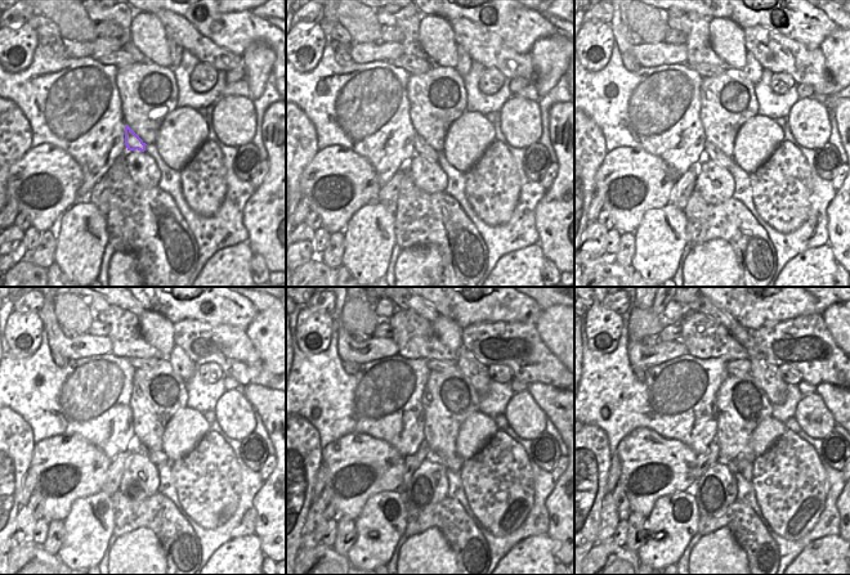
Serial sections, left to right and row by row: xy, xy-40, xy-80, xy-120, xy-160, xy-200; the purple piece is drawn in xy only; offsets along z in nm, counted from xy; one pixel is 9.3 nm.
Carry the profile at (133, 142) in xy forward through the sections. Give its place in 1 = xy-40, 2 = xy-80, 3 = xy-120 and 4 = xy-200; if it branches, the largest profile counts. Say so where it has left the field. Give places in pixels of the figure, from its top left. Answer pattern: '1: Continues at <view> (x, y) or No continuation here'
1: Continues at xy-40 (423, 148)
2: Continues at xy-80 (714, 153)
3: Continues at xy-120 (156, 457)
4: Continues at xy-200 (745, 467)

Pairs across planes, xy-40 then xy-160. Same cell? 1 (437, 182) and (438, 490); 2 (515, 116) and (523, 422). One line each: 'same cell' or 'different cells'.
1: same cell
2: same cell

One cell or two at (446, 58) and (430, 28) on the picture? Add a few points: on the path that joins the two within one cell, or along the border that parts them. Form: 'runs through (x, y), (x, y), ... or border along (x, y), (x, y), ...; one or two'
runs through (442, 50), (435, 36); one

